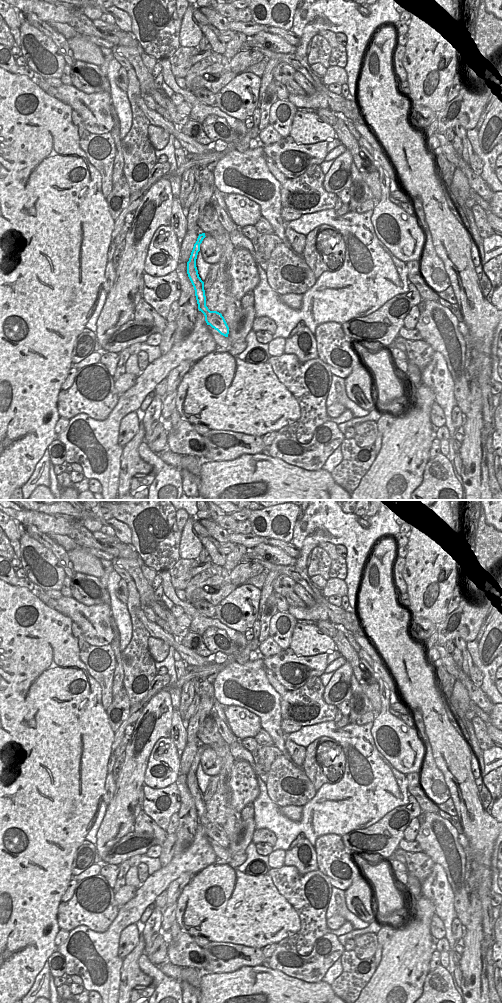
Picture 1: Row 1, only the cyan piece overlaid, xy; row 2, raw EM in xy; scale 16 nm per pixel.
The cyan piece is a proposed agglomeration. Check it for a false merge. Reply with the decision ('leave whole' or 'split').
split

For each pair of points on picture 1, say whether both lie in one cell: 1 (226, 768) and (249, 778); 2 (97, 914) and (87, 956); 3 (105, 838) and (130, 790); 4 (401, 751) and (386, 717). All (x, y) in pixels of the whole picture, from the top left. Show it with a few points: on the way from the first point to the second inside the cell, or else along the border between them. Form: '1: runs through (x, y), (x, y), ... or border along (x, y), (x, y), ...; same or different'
1: border along (234, 760), (230, 780), (225, 785), (218, 785); different
2: border along (114, 919), (103, 932), (84, 925), (70, 931); different
3: runs through (114, 826), (119, 820), (119, 812), (124, 802); same
4: runs through (400, 743), (397, 733), (389, 725); same

